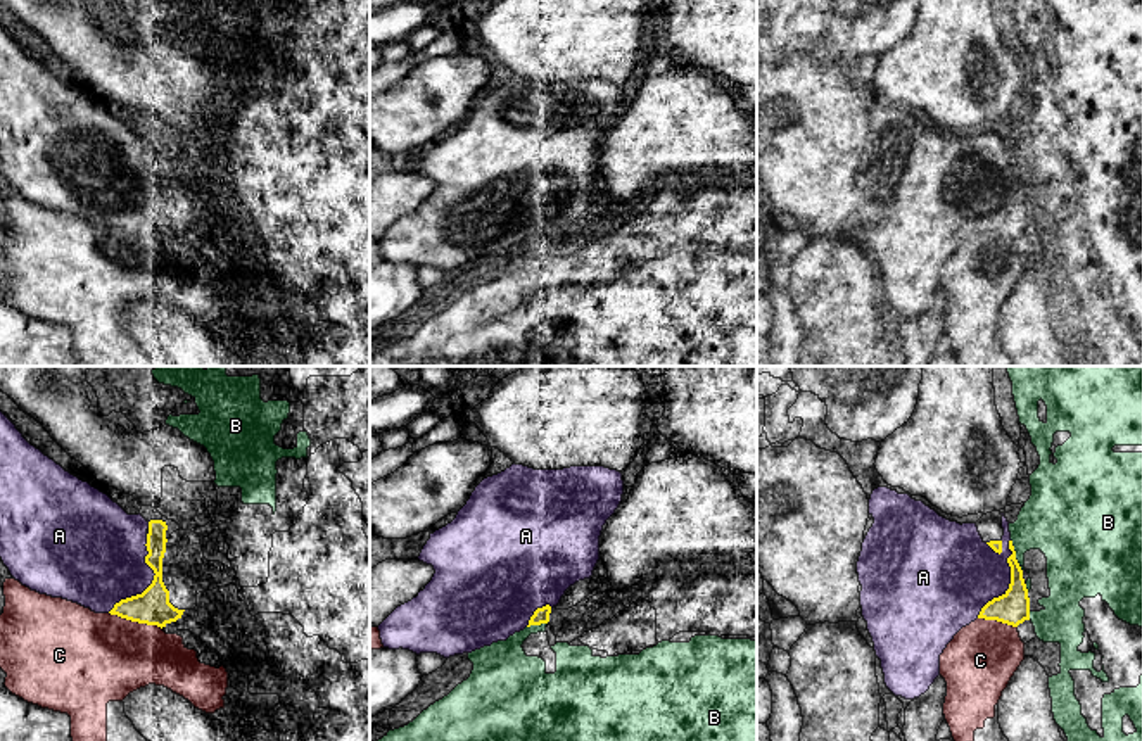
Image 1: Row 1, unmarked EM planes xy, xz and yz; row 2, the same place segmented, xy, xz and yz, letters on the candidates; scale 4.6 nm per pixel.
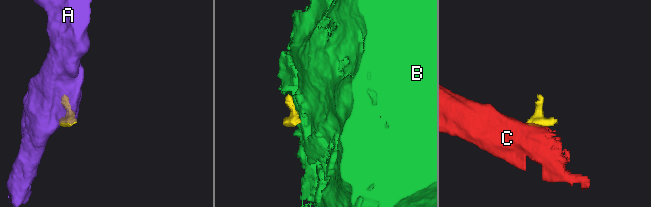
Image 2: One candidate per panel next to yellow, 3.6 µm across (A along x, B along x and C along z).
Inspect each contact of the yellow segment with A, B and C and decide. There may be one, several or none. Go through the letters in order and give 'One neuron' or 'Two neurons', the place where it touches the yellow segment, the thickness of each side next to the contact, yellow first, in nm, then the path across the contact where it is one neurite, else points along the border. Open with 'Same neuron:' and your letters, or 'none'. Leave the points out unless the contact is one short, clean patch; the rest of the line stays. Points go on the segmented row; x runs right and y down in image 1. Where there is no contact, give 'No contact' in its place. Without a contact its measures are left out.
Same neuron: A
A: One neuron. Touches yellow at xy (152, 581). Thickness 170 nm (yellow) against 400 nm
B: Two neurons. Touches yellow at yz (1015, 555). Thickness 160 nm (yellow) against 320 nm
C: Two neurons. Touches yellow at xy (135, 620). Thickness 170 nm (yellow) against 420 nm

